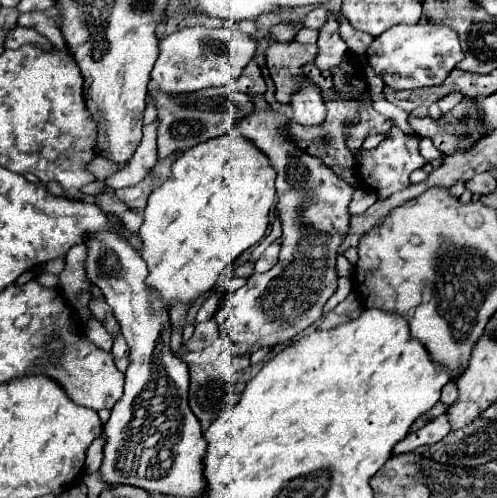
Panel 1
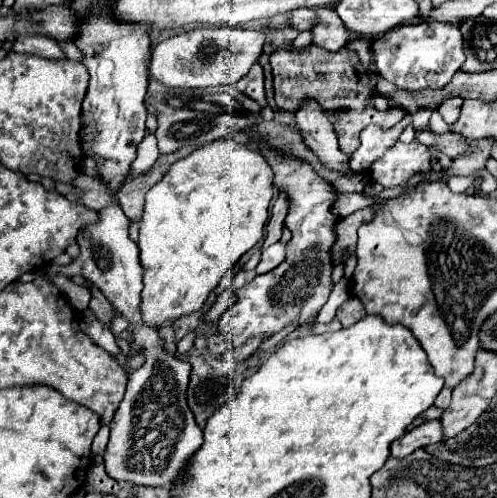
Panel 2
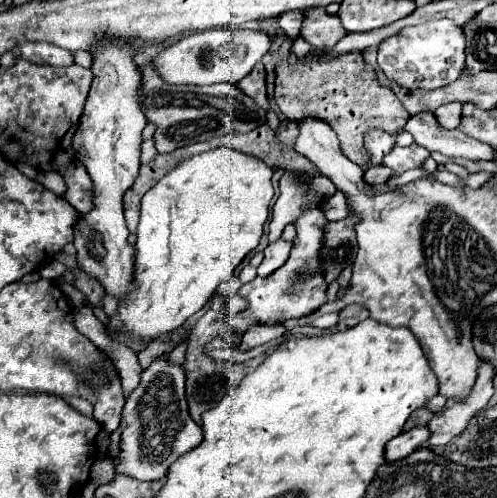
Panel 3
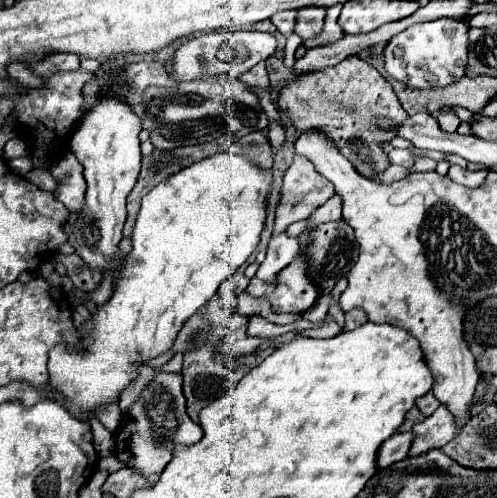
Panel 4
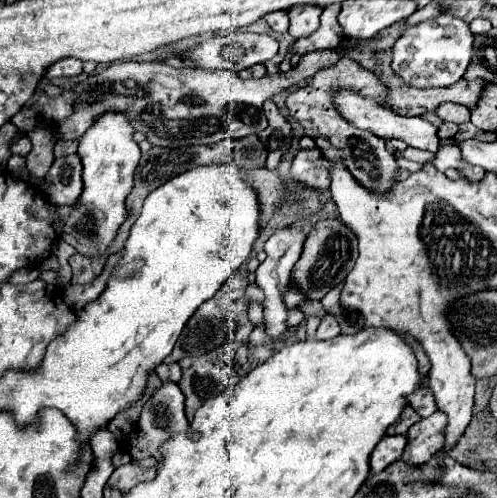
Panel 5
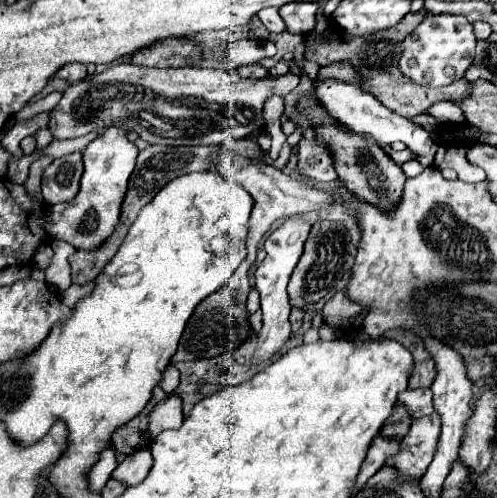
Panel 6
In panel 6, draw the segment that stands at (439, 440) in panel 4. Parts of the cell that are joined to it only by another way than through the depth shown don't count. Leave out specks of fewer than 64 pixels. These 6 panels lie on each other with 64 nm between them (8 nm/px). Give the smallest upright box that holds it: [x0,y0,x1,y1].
[386,414,440,482]

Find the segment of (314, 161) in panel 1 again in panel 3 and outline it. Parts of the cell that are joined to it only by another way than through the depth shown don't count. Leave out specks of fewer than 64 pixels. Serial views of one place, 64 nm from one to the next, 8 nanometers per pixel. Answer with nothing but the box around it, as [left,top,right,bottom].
[232,208,326,334]

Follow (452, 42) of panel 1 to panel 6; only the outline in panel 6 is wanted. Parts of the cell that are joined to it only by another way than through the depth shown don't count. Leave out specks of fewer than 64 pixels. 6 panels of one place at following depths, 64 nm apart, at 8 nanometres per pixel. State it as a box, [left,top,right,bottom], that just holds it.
[400,14,476,86]

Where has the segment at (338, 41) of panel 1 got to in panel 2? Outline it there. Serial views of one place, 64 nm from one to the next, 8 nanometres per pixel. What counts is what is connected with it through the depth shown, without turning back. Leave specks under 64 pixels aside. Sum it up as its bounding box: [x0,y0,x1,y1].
[312,8,348,52]

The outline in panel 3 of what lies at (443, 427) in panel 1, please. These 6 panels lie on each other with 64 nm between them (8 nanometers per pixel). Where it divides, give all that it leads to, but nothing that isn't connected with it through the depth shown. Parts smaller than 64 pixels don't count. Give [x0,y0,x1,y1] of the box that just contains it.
[384,426,430,462]

